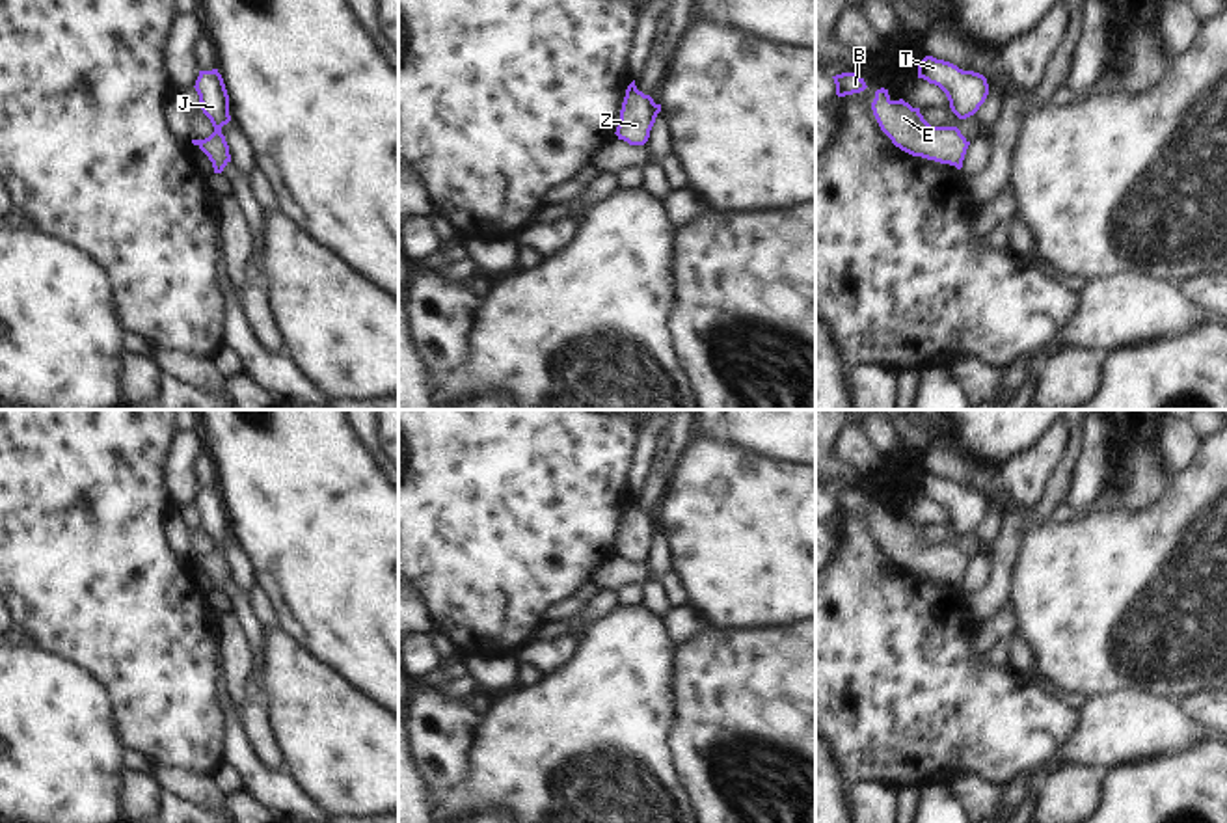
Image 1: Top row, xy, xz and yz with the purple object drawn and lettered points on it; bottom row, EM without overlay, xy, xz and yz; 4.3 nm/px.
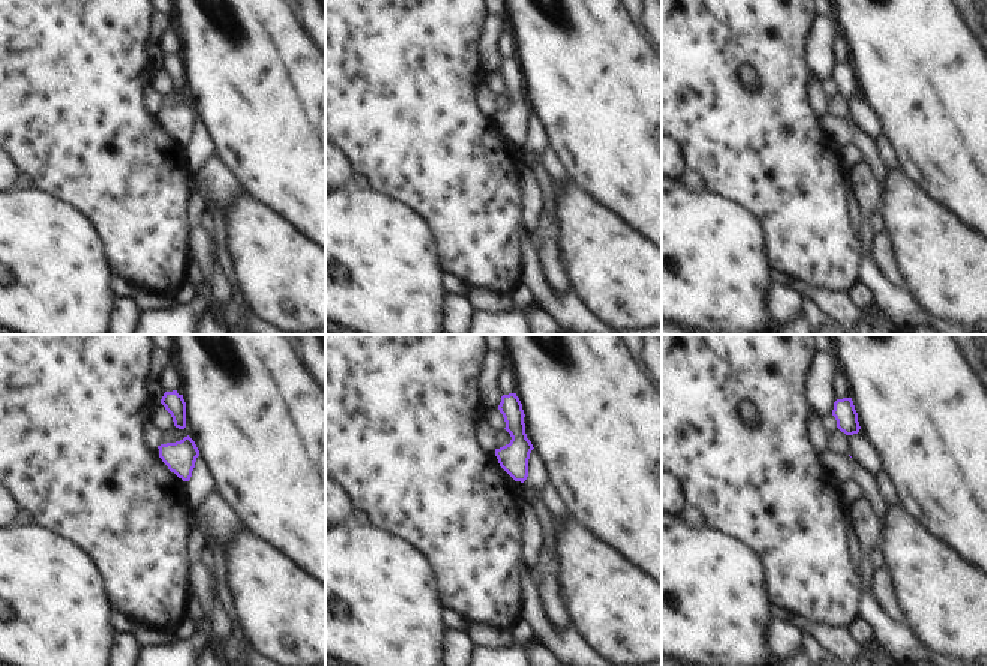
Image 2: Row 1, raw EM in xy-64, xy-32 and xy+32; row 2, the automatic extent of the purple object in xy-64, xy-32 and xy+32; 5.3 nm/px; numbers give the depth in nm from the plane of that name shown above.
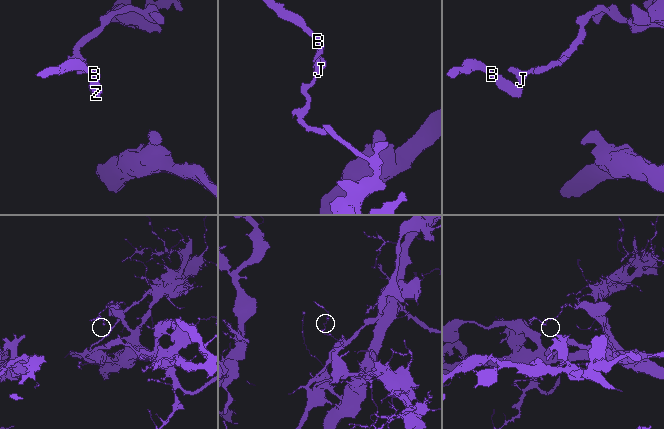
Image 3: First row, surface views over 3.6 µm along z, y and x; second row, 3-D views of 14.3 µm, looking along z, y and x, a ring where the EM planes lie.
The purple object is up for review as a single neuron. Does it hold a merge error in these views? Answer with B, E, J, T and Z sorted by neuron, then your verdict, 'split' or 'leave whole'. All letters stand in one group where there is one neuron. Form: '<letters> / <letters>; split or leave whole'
B E J T Z; leave whole

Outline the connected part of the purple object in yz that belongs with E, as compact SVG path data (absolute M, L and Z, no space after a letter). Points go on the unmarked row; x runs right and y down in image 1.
M884 505L875 508L871 527L881 547L901 568L963 585L970 559L957 544L931 544L920 525L912 525L903 516L892 518Z

